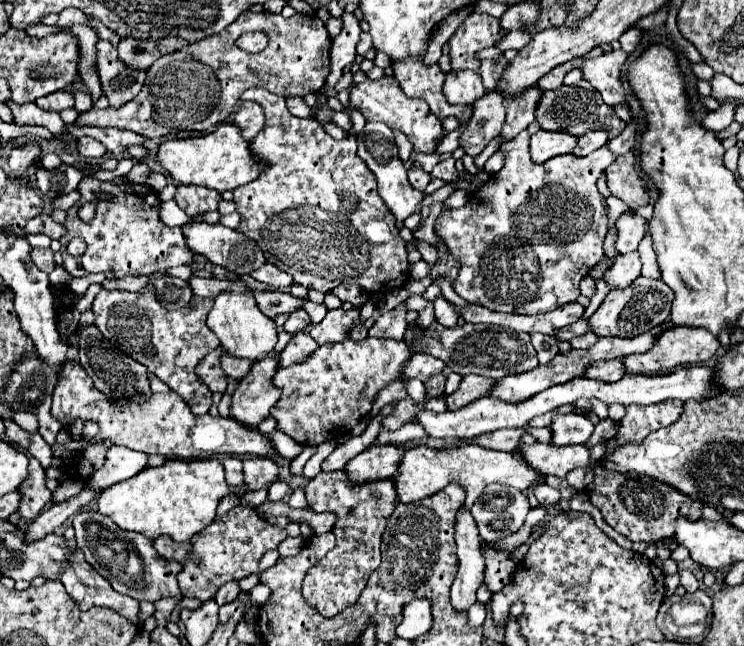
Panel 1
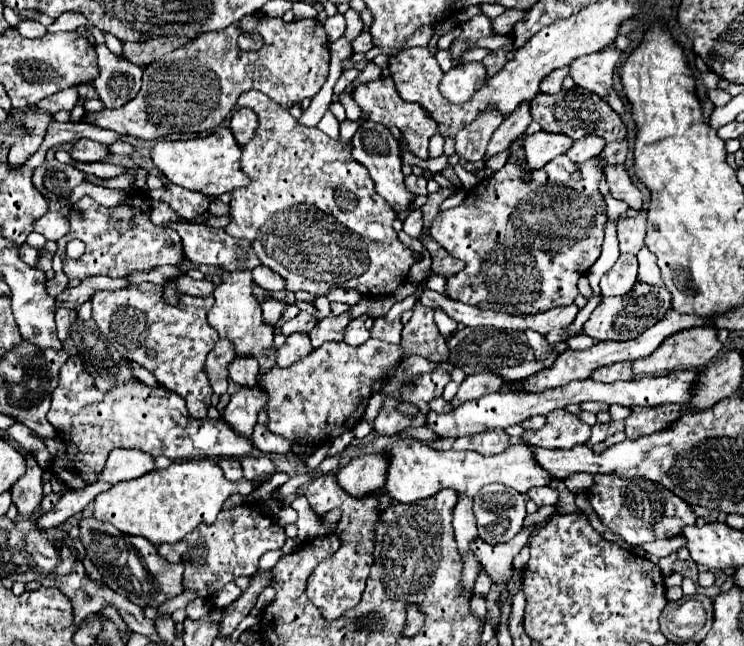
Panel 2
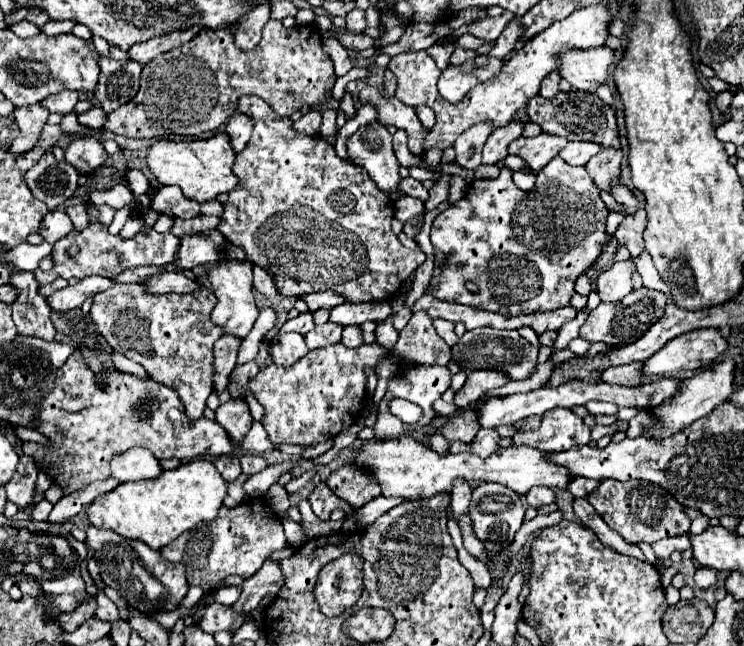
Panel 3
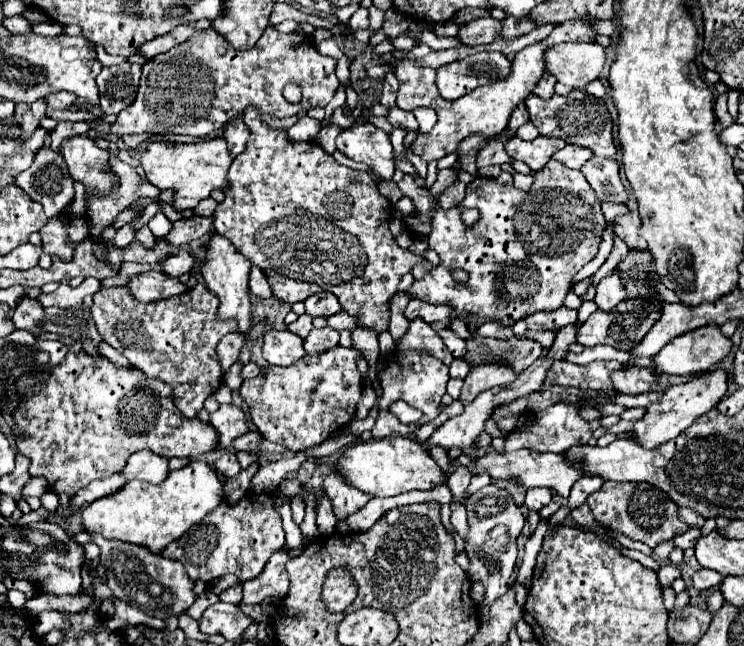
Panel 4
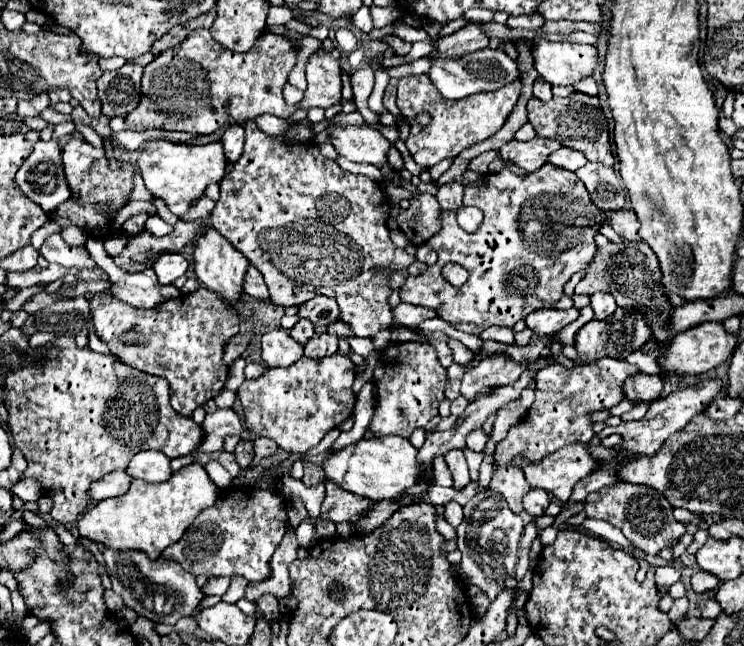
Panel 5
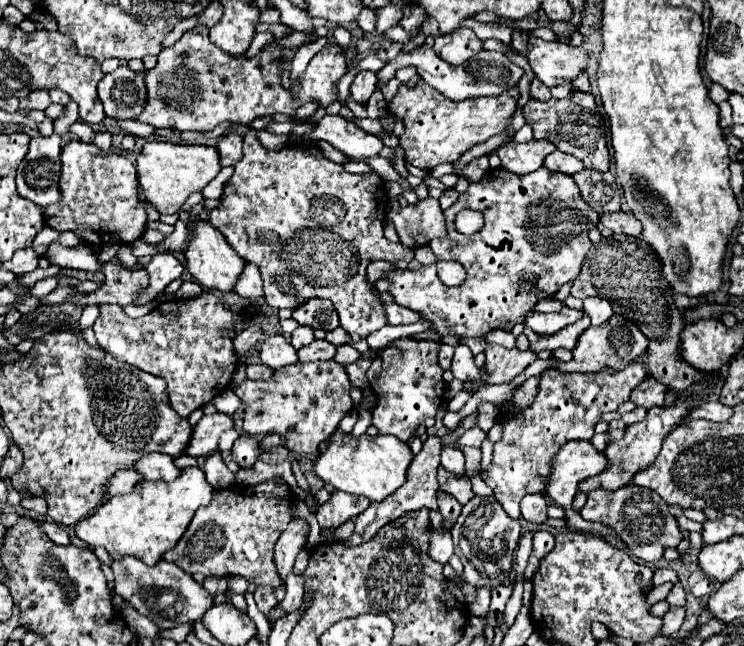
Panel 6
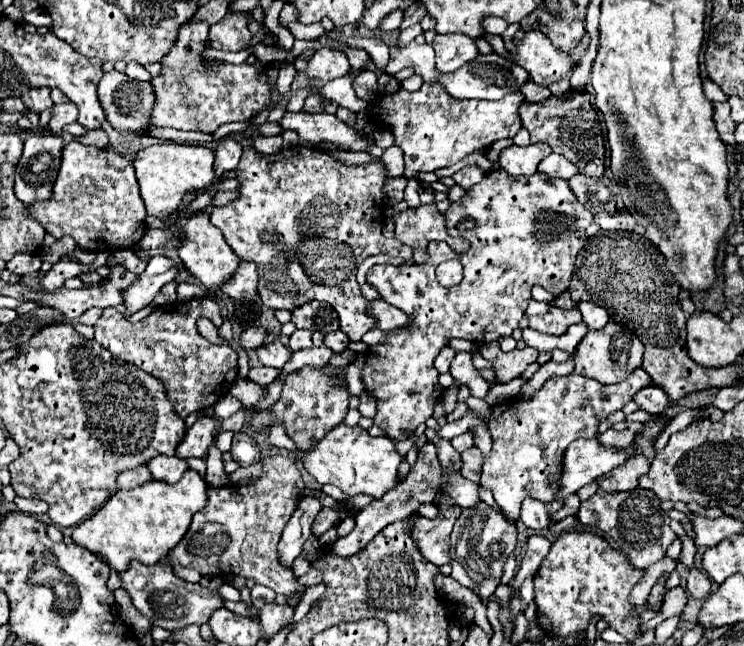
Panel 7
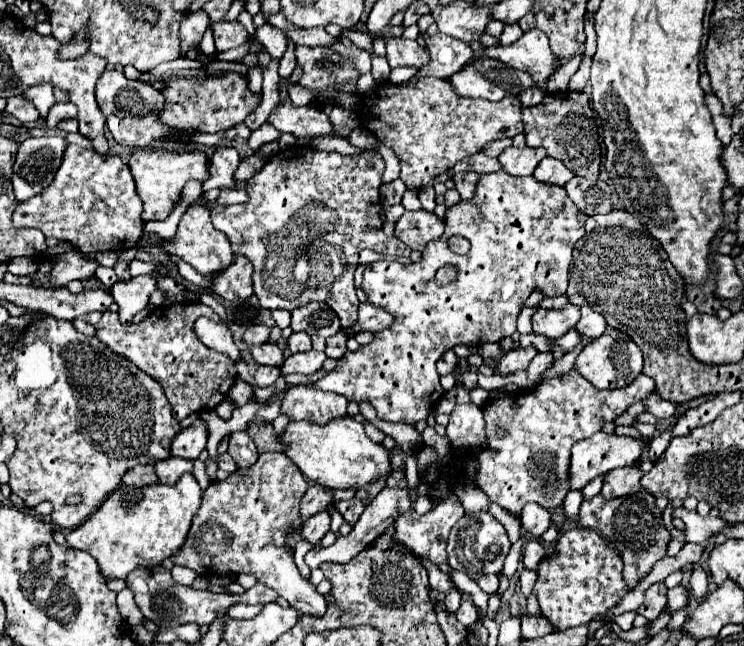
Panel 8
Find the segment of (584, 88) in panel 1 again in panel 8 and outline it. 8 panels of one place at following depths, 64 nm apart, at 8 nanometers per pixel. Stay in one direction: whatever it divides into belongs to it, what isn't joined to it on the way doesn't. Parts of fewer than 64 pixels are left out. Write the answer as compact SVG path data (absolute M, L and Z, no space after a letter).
M566 90L566 92L546 94L538 106L522 108L522 122L528 146L532 148L544 146L548 150L548 156L562 160L568 168L572 168L576 176L582 176L590 182L598 180L600 160L602 160L600 134L594 110L590 108L590 100L584 92Z

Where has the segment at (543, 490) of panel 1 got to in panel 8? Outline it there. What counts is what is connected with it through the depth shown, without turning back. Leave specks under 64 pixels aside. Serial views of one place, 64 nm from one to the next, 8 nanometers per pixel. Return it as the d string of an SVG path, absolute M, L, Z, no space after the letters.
M528 502L528 504L524 504L524 508L520 512L520 524L530 534L534 534L534 538L540 538L552 524L550 522L550 512L536 502Z

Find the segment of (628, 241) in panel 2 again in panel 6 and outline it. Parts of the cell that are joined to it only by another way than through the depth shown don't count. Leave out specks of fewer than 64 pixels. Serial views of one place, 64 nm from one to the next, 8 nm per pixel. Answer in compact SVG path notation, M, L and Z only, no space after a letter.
M612 212L600 215L600 224L610 228L616 234L626 234L626 236L640 236L642 224L634 218L632 212Z

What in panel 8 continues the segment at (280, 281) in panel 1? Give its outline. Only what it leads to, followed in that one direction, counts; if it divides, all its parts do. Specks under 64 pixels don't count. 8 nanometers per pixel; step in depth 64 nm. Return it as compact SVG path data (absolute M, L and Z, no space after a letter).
M236 256L232 268L226 268L216 280L212 280L210 290L226 300L246 300L254 294L252 274L252 264L244 256Z

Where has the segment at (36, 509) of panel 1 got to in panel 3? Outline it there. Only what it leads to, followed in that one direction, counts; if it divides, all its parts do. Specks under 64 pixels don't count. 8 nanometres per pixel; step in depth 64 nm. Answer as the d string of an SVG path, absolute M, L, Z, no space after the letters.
M22 454L20 456L20 468L16 470L16 476L10 480L6 488L8 500L14 502L20 510L30 510L34 506L34 496L36 496L36 478L38 478L38 466L32 456Z

